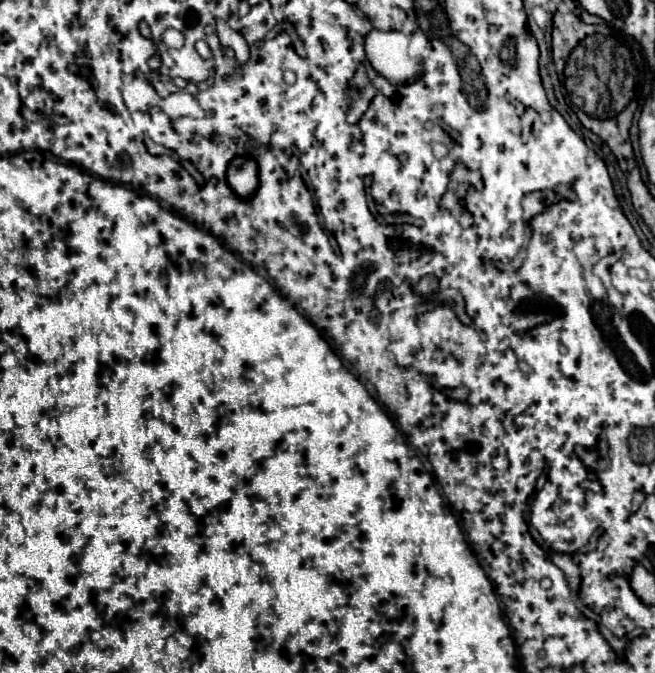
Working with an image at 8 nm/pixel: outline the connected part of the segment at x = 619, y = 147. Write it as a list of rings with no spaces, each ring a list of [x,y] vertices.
[[[626,106],[618,116],[608,118],[608,120],[590,118],[580,108],[574,108],[574,110],[576,110],[580,122],[586,128],[590,128],[594,134],[598,134],[612,148],[616,158],[622,160],[622,164],[624,164],[624,160],[628,162],[628,158],[634,158],[630,136],[628,136],[628,128],[630,128],[630,122],[632,122],[632,112],[634,112],[632,106]]]

